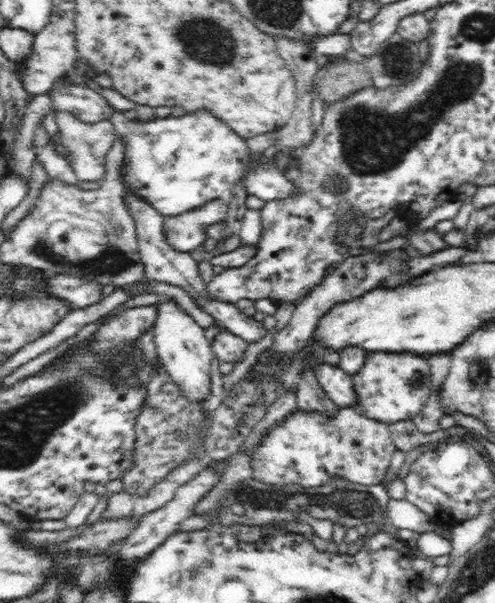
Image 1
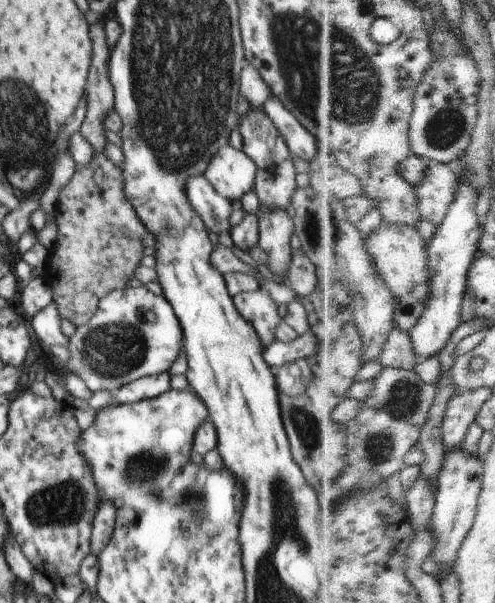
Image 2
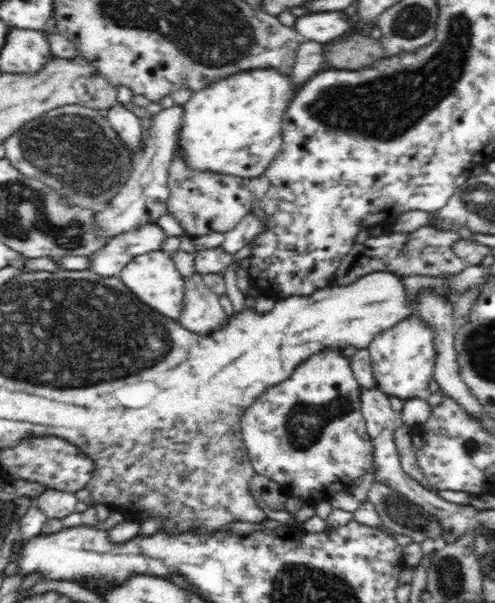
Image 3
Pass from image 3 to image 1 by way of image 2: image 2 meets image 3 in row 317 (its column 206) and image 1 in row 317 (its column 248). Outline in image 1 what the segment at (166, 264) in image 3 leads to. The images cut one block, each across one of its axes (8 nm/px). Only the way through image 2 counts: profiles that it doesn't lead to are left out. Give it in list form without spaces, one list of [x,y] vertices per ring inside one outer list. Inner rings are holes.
[[[162,297],[156,303],[158,318],[152,333],[156,352],[172,380],[178,385],[180,392],[190,402],[206,402],[210,396],[210,366],[215,359],[210,342],[206,339],[204,329],[200,327],[186,311],[169,297]]]

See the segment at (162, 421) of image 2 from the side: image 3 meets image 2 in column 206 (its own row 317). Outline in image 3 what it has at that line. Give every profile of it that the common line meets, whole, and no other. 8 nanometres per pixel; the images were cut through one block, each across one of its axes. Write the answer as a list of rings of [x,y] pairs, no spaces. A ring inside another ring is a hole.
[[[412,314],[410,318],[404,318],[404,322],[396,324],[390,330],[384,330],[378,334],[372,344],[366,348],[372,363],[376,388],[386,396],[396,396],[400,400],[412,398],[427,398],[427,389],[430,380],[433,379],[435,369],[435,344],[432,336],[432,328],[426,326],[422,318]]]

